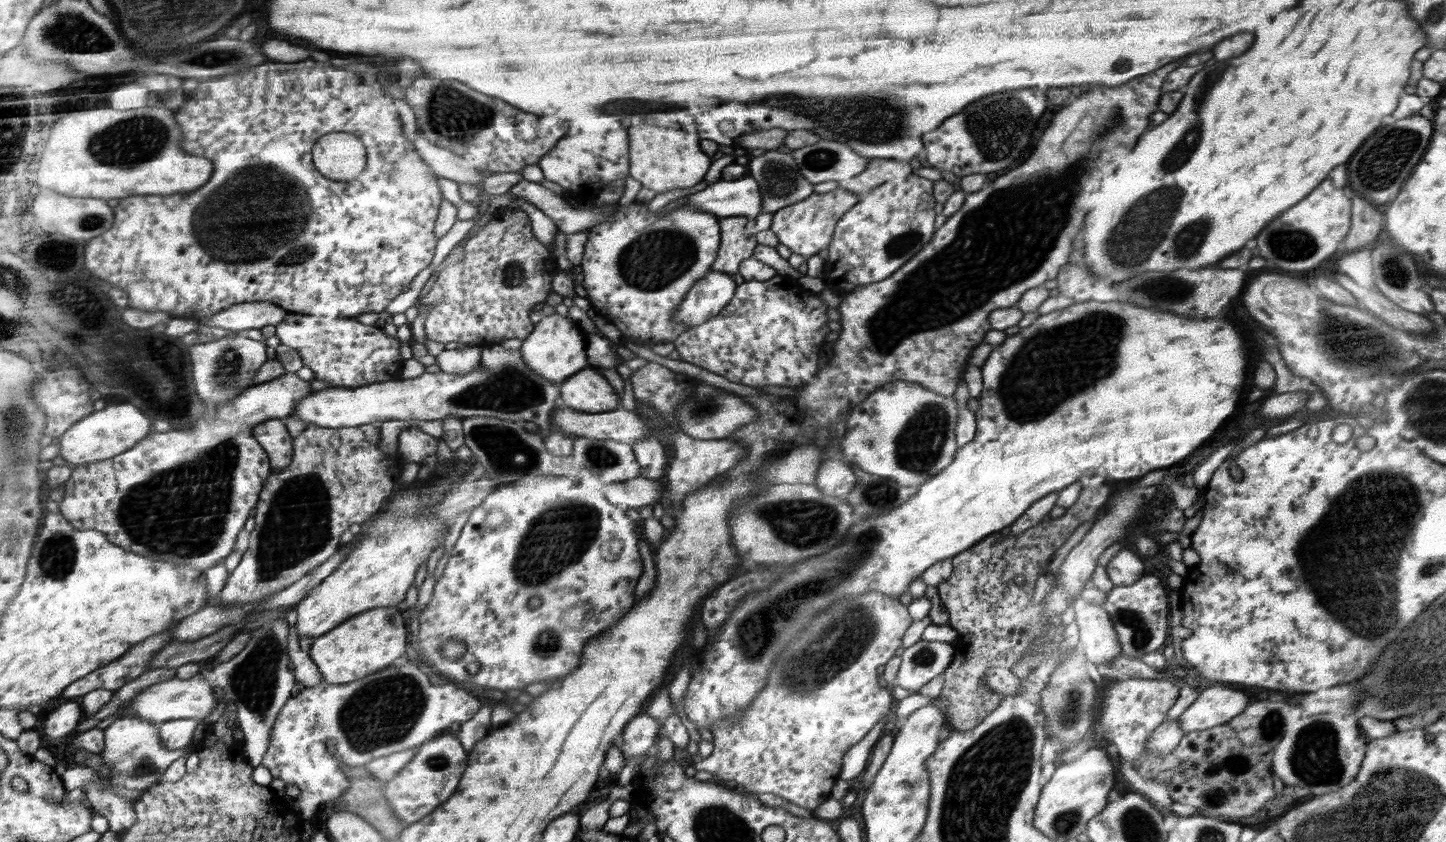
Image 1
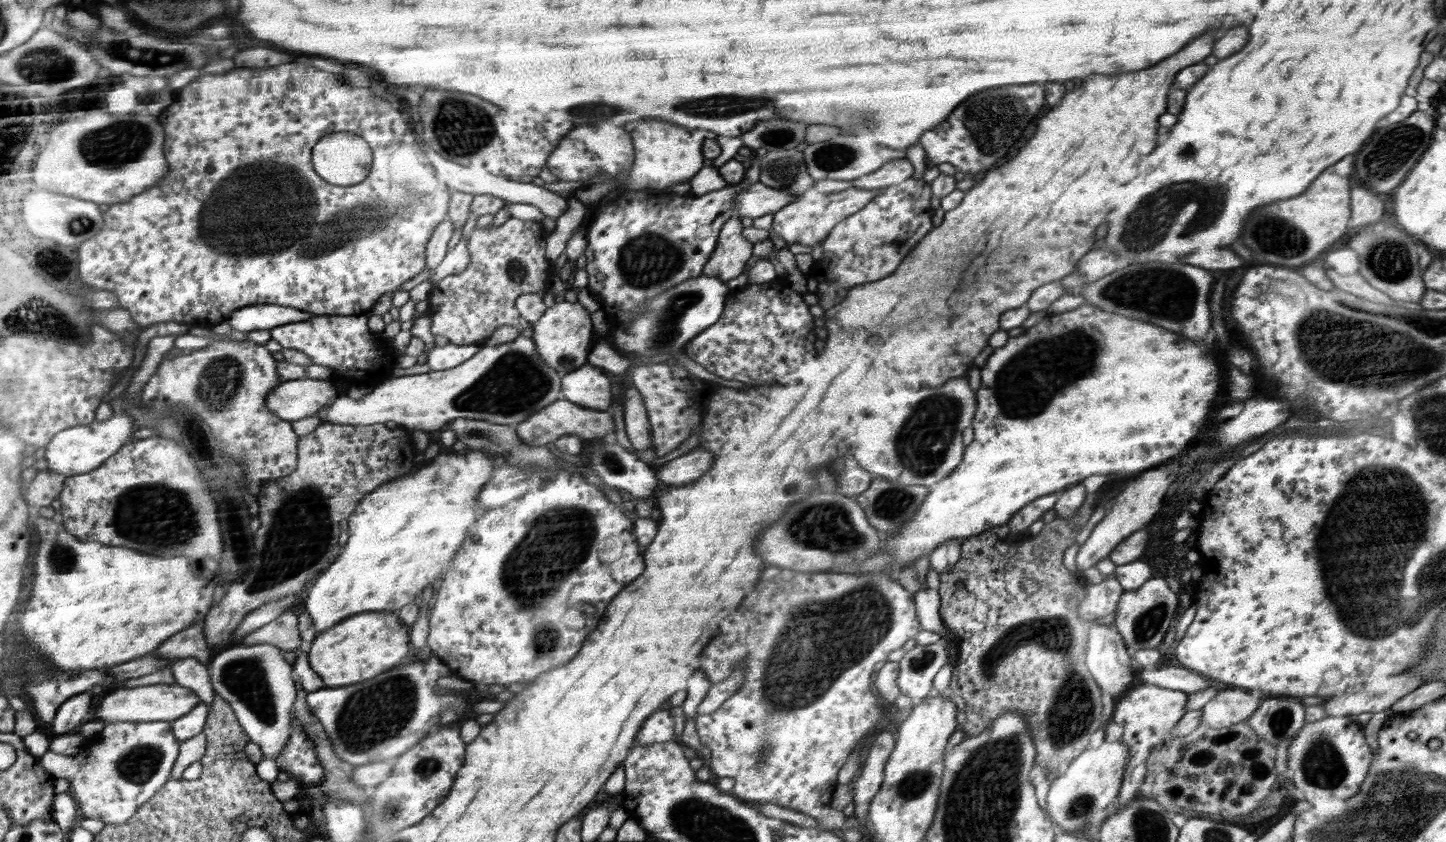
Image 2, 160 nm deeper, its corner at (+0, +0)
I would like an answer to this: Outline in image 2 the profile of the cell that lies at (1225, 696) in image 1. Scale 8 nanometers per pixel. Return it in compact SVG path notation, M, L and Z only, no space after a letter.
M1242 689L1222 690L1201 708L1201 724L1219 729L1226 726L1234 726L1247 720L1258 710L1262 700L1258 700L1254 690Z

